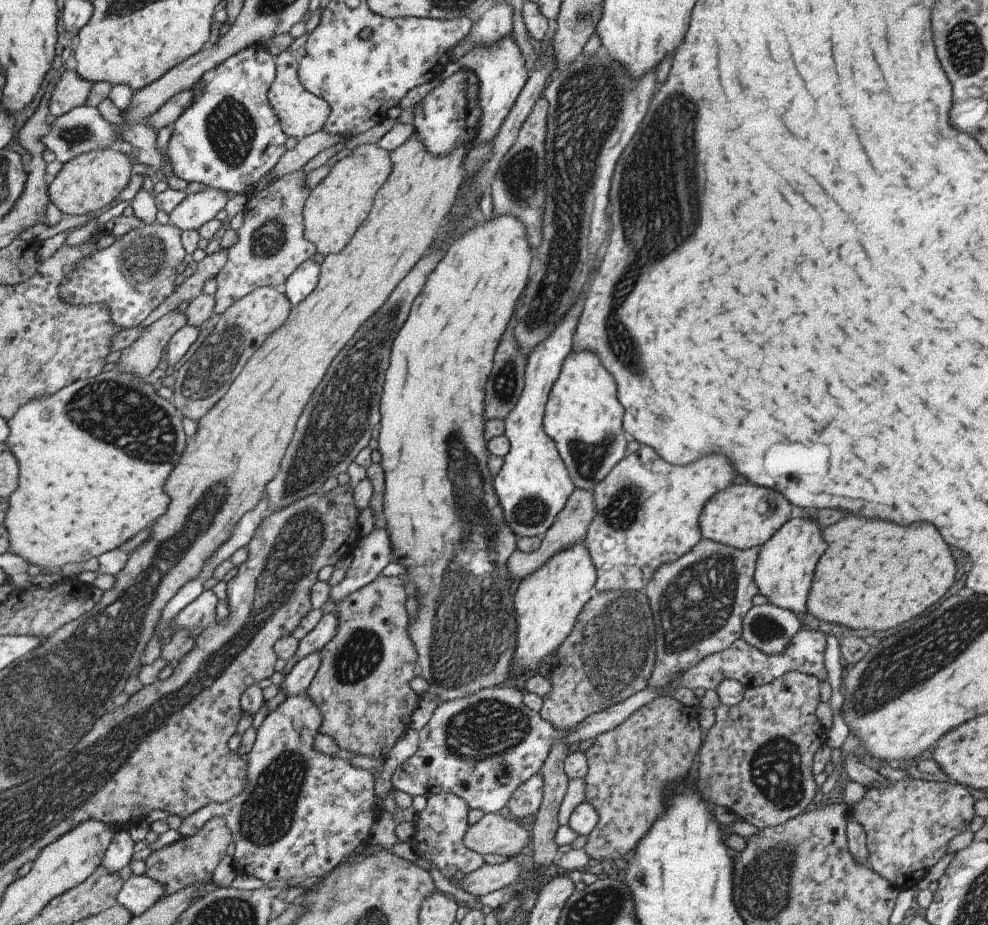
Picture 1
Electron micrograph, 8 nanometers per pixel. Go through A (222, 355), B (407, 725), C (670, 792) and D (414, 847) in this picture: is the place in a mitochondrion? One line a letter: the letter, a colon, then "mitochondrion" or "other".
A: mitochondrion
B: other
C: other
D: other

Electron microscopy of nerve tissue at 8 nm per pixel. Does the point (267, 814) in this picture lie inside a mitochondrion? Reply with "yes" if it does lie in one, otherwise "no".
yes

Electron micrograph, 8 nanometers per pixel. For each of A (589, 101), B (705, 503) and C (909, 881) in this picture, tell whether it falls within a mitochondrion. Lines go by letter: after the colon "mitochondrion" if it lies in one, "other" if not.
A: mitochondrion
B: other
C: other

